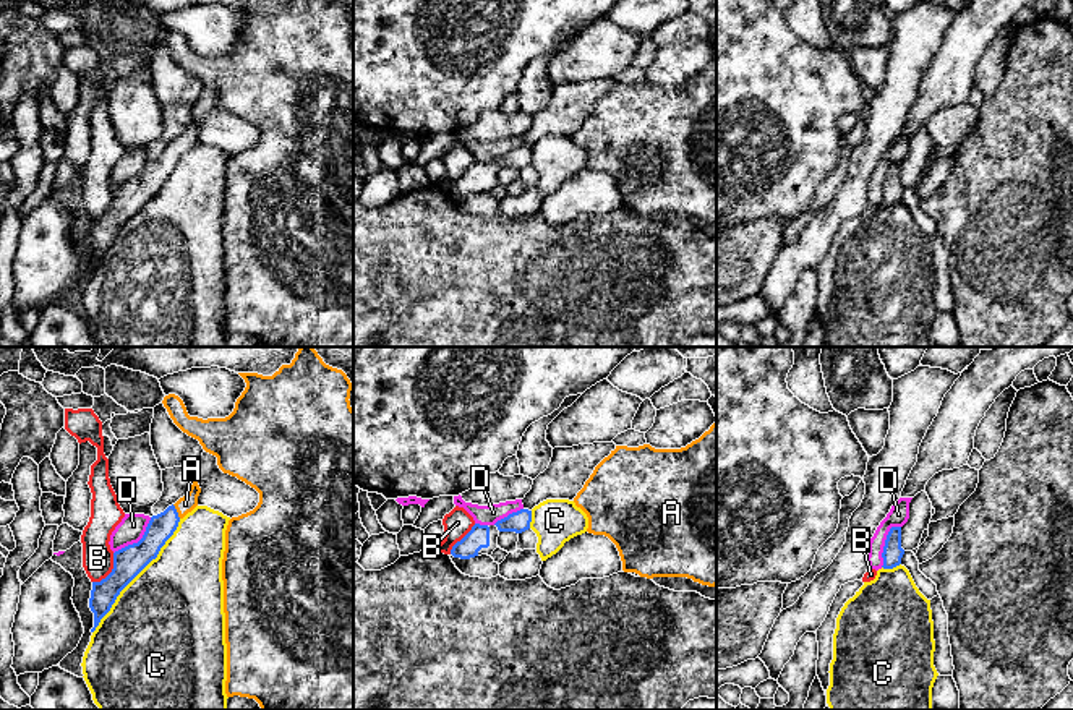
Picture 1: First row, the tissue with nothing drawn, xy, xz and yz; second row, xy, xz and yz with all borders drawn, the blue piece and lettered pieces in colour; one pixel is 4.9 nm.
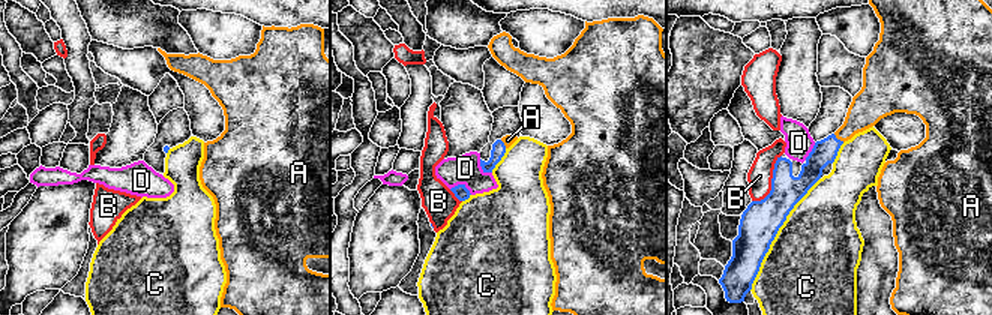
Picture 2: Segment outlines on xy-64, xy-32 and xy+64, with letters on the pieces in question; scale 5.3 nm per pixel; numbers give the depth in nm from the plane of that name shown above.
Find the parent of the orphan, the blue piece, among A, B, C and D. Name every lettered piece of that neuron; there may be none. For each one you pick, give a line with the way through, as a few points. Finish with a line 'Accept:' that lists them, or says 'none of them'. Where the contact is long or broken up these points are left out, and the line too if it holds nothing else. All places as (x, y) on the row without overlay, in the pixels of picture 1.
A: Path across: xy (161, 164), (175, 148), (185, 141)
Accept: A

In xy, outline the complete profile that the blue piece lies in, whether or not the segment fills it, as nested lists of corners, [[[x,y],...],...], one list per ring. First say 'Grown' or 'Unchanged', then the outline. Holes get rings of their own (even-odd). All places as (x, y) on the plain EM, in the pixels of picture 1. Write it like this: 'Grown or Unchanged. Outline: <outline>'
Grown. Outline: [[[196,113],[186,133],[152,152],[143,175],[113,190],[113,206],[100,219],[92,219],[89,245],[94,250],[96,267],[100,256],[110,248],[120,229],[152,198],[173,172],[178,159],[198,143],[201,125]]]

